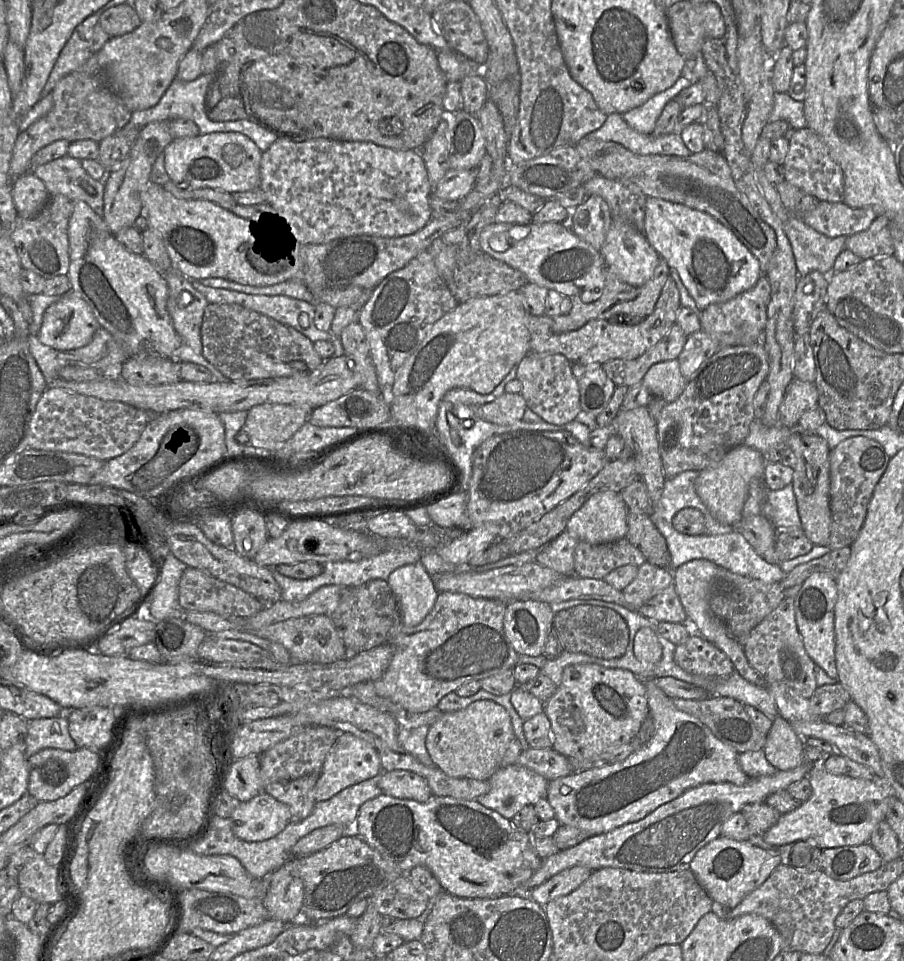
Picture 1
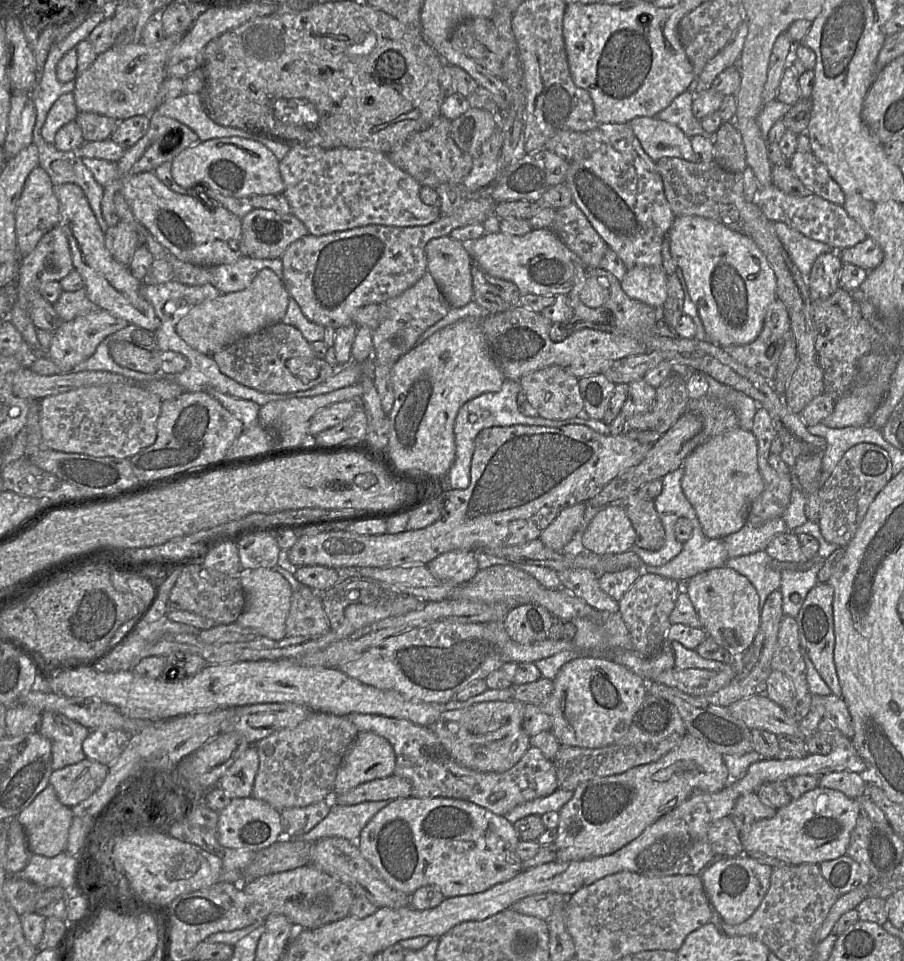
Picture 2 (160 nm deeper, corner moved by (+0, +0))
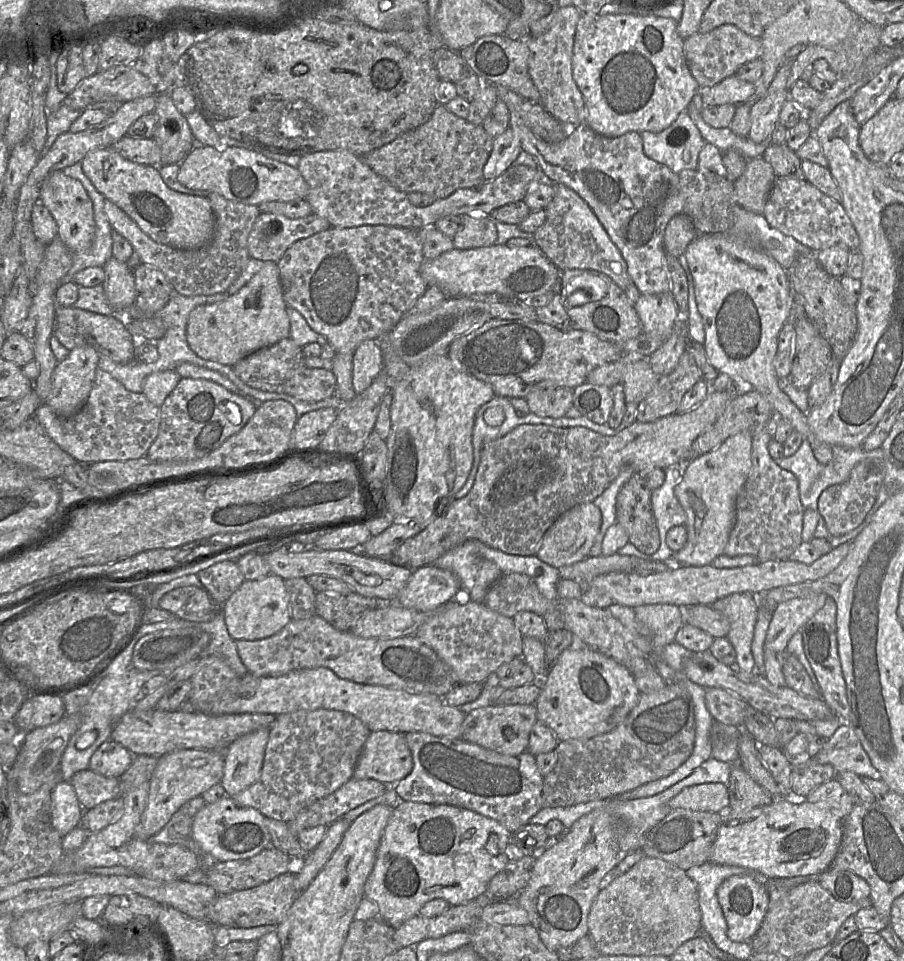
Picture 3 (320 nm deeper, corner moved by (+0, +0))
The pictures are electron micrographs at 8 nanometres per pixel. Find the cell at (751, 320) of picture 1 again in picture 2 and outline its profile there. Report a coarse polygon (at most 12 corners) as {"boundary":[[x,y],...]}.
{"boundary":[[777,298],[753,342],[723,349],[771,382],[785,339],[788,312]]}

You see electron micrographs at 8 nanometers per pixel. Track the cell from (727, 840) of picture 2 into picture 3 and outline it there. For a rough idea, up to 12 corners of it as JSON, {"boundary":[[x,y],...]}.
{"boundary":[[671,810],[645,856],[686,871],[710,862],[722,813]]}

